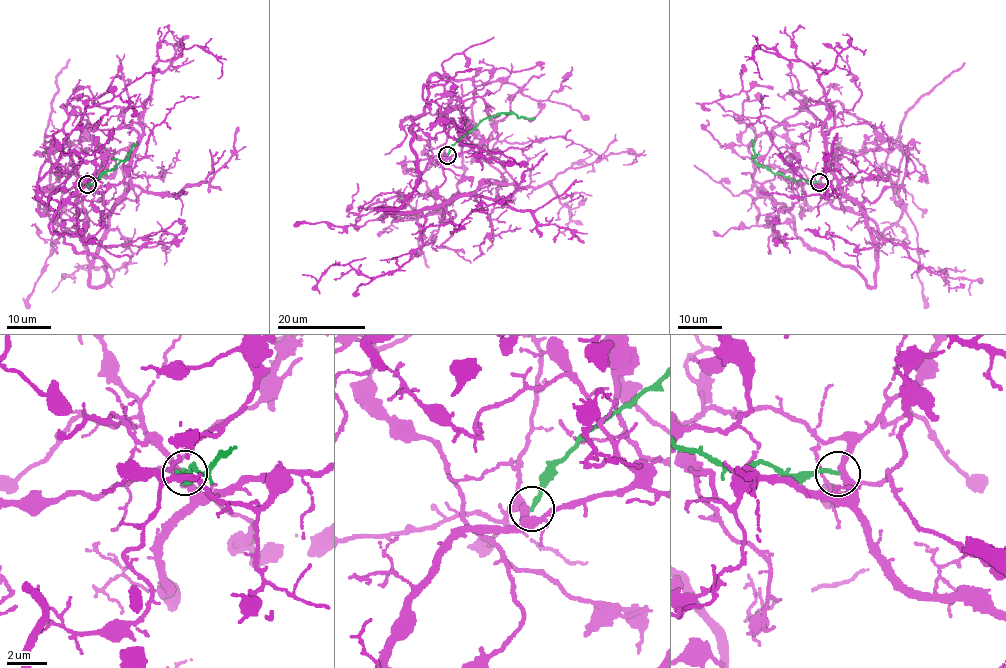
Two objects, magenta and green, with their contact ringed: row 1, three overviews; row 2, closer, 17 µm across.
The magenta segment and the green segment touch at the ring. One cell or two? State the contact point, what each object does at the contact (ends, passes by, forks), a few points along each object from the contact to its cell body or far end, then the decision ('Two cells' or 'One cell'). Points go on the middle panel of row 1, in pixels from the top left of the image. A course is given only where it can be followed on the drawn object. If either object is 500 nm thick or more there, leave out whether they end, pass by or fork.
Place: (447, 155). At the ring magenta passes by. At the ring green ends. Course of magenta: (447, 155), (387, 209), (437, 209), (490, 183), (413, 218), (294, 226). Course of green: (448, 155), (461, 137), (484, 119), (513, 112), (520, 118), (535, 118). Two cells

